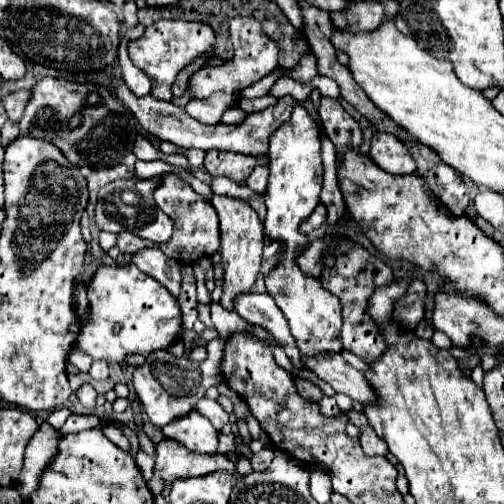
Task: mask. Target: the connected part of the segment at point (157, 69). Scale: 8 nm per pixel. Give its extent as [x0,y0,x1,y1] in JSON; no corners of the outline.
[128,19,214,101]

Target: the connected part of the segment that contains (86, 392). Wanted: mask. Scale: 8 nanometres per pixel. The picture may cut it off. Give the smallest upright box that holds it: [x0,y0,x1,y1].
[76,385,96,409]

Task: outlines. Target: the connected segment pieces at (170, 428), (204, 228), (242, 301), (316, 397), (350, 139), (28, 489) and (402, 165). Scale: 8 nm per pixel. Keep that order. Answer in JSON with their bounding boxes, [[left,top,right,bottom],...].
[[162,411,218,455],[154,173,220,263],[234,293,306,375],[295,379,322,401],[320,97,362,159],[16,421,60,499],[370,131,416,175]]

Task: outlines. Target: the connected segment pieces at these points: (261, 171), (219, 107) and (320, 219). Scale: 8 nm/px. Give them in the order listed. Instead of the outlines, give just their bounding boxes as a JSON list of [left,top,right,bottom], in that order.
[[246,167,268,193],[192,95,236,125],[302,203,326,233]]

